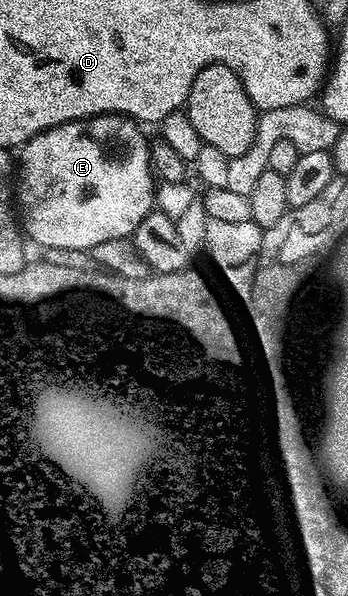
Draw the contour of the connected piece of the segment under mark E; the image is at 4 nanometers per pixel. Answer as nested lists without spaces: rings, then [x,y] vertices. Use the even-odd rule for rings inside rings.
[[[96,114],[92,118],[83,118],[77,122],[58,124],[38,136],[34,136],[29,142],[24,143],[18,154],[18,214],[22,219],[22,230],[29,239],[33,238],[40,248],[72,248],[89,251],[94,244],[103,241],[127,239],[135,235],[138,224],[147,214],[154,210],[154,171],[152,168],[152,151],[149,139],[144,139],[136,119],[125,118],[123,114]]]

